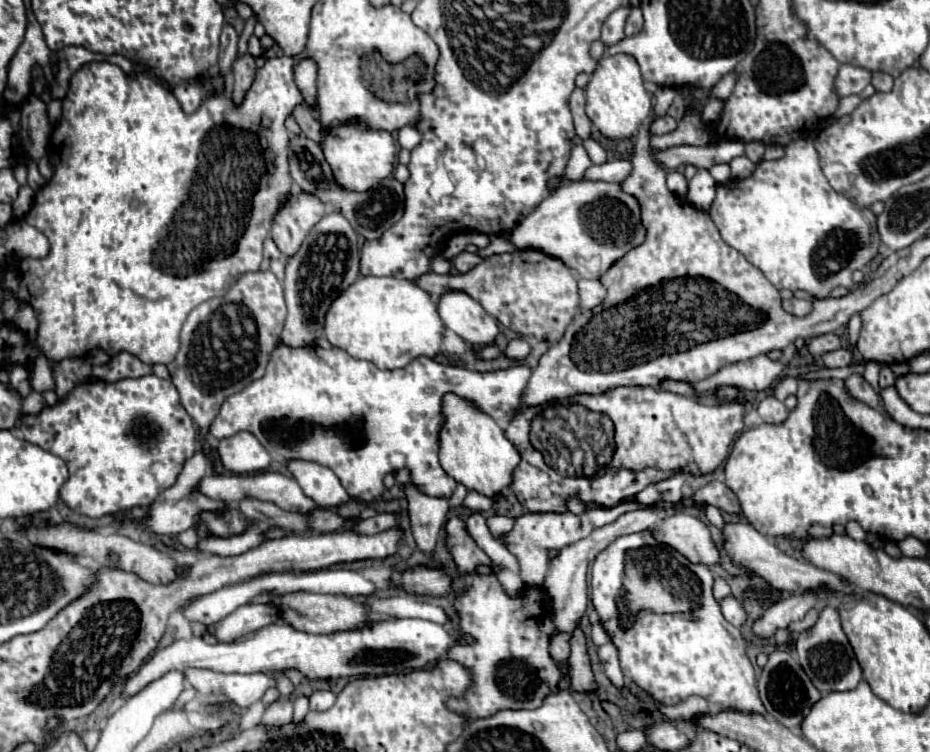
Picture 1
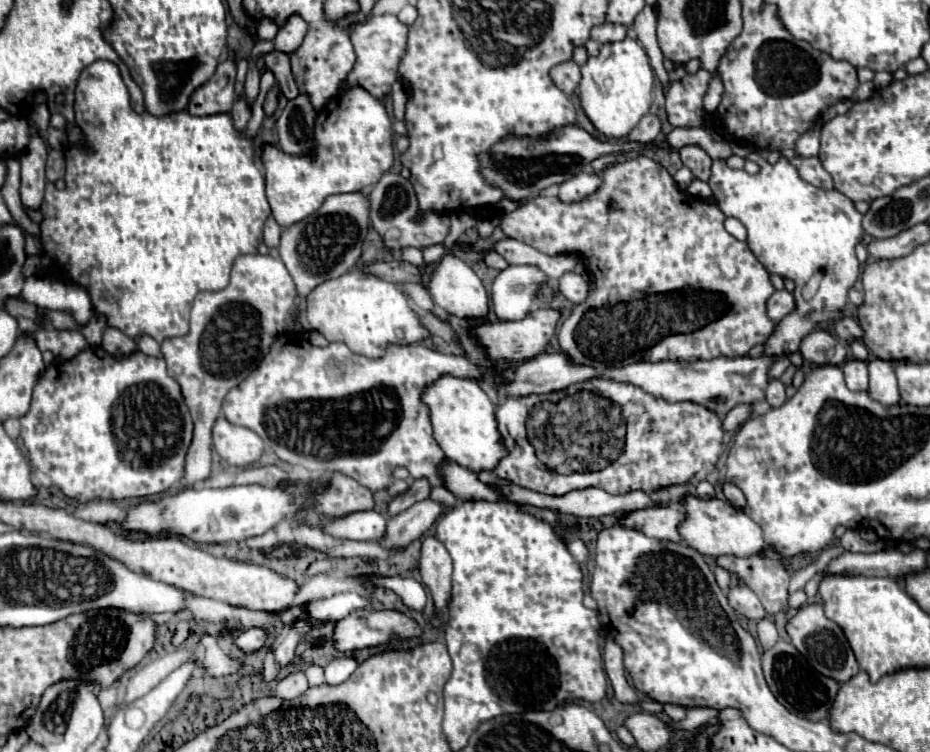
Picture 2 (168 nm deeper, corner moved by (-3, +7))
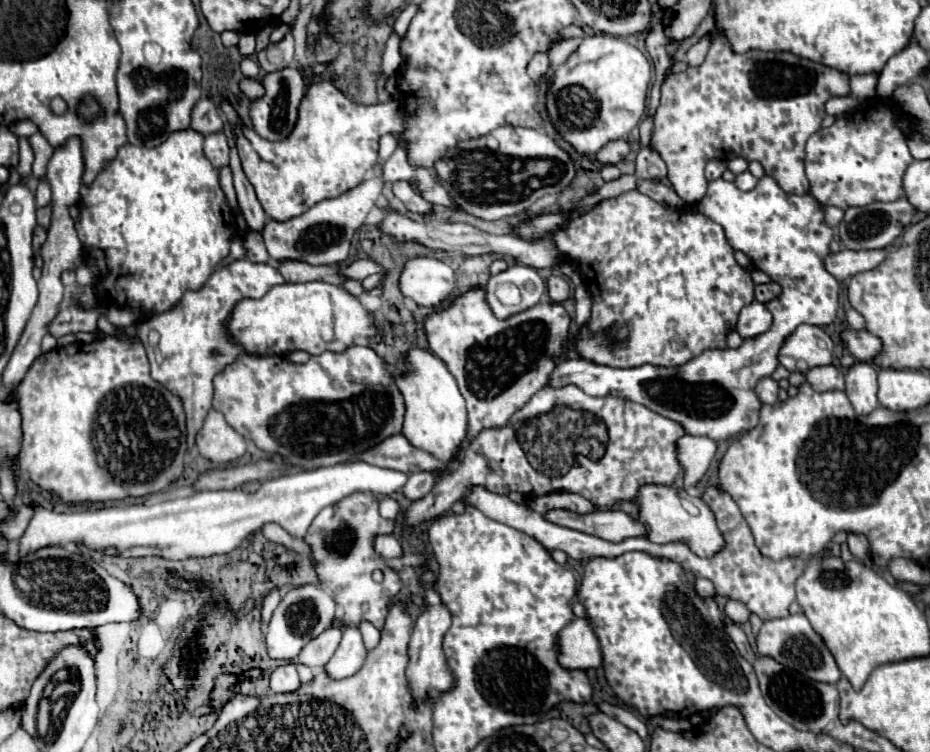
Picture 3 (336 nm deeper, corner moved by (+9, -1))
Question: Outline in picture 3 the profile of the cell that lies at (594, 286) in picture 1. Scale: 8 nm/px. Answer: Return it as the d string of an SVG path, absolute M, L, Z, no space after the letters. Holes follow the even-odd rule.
M552 275L548 279L548 293L550 293L550 299L556 301L556 303L562 303L564 299L570 297L570 285L564 277L556 277Z

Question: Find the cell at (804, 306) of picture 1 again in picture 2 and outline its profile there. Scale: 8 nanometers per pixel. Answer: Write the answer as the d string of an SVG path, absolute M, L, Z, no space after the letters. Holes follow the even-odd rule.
M786 289L782 291L774 291L774 295L768 299L768 317L772 321L780 321L786 315L790 315L796 309L796 301L794 295L788 293Z

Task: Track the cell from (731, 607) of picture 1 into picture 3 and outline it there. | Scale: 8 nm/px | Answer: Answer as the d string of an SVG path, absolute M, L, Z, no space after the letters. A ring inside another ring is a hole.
M730 599L730 601L726 603L726 617L728 617L730 621L734 621L734 623L746 623L748 617L750 617L750 611L746 609L744 603Z

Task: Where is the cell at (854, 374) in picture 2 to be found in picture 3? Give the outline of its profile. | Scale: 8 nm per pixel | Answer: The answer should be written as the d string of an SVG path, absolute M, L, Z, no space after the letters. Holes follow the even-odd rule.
M814 367L806 373L806 381L814 391L844 391L844 373L834 367Z

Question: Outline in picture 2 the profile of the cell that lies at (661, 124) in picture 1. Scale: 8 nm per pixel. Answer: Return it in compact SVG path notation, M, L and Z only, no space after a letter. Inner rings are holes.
M644 115L640 119L640 123L630 131L630 139L634 141L642 141L642 143L648 143L652 139L656 139L656 135L662 131L662 123L660 123L660 117L658 115Z

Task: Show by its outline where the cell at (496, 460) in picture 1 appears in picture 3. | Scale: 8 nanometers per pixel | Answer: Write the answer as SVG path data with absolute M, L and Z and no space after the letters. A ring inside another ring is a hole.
M410 347L402 361L406 363L406 369L402 375L396 377L396 385L400 393L404 395L406 415L402 425L402 435L418 449L424 449L426 453L434 455L442 463L450 461L460 449L460 443L466 439L466 403L464 397L458 391L458 385L446 365L432 355L428 349Z

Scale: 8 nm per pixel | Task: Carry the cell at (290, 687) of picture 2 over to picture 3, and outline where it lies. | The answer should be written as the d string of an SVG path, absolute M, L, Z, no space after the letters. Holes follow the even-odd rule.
M286 663L280 665L272 677L270 677L270 687L274 693L292 693L300 687L300 677L296 673L296 665L294 663Z

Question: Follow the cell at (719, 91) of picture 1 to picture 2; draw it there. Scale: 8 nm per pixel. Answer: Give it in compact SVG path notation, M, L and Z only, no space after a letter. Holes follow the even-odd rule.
M714 73L712 83L708 85L708 91L704 95L704 111L714 113L716 107L720 105L720 101L722 101L722 93L724 93L724 85L720 83L720 75Z

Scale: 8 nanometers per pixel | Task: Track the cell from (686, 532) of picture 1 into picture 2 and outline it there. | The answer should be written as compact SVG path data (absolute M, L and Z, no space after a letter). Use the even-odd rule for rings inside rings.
M648 507L640 511L630 511L622 515L620 525L634 527L646 533L654 539L666 539L666 541L682 541L680 535L680 523L686 519L686 513L672 509L672 507Z

